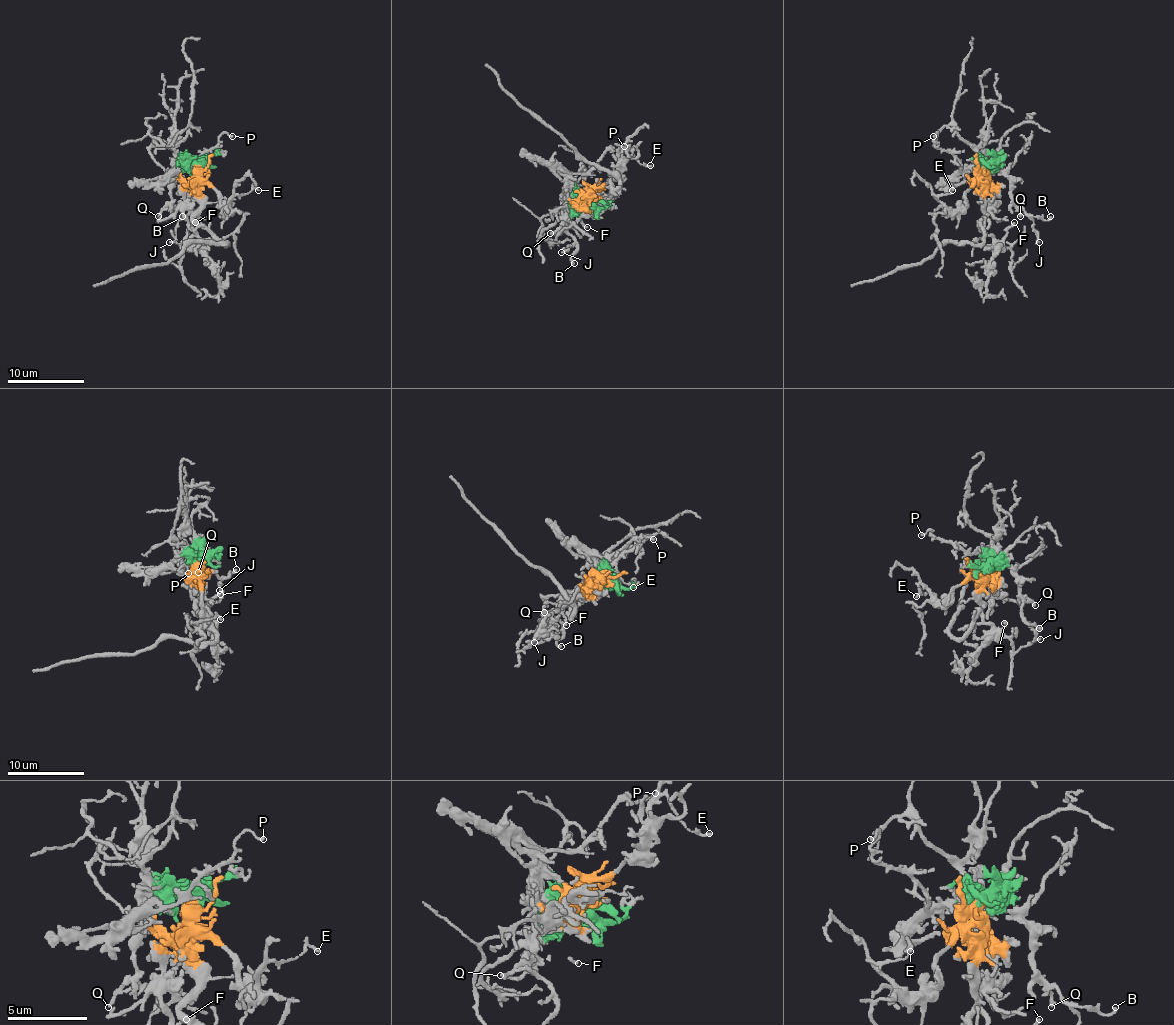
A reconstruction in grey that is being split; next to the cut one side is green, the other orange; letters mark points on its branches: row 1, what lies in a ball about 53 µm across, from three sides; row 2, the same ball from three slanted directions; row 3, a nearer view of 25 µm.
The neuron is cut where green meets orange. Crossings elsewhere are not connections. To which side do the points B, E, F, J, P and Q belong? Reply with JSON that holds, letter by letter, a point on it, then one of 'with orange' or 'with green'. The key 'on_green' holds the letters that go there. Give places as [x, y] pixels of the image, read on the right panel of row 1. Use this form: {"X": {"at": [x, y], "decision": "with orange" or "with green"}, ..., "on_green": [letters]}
{"B": {"at": [1050, 216], "decision": "with green"}, "E": {"at": [952, 190], "decision": "with orange"}, "F": {"at": [1014, 222], "decision": "with orange"}, "J": {"at": [1039, 242], "decision": "with green"}, "P": {"at": [933, 136], "decision": "with green"}, "Q": {"at": [1020, 216], "decision": "with green"}, "on_green": ["B", "J", "P", "Q"]}

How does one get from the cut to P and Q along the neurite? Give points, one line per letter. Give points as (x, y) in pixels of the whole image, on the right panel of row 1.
P: (986, 167), (980, 158), (975, 165), (961, 165), (948, 150), (940, 150), (934, 144), (936, 133), (933, 137)
Q: (986, 167), (996, 165), (1009, 181), (1011, 202), (1020, 217)

